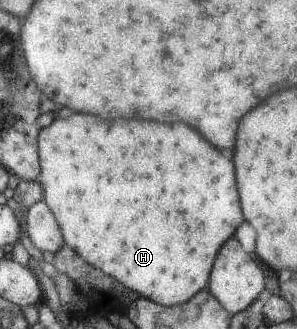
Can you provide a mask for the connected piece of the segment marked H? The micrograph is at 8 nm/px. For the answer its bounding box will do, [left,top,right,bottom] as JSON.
[36,114,244,306]

